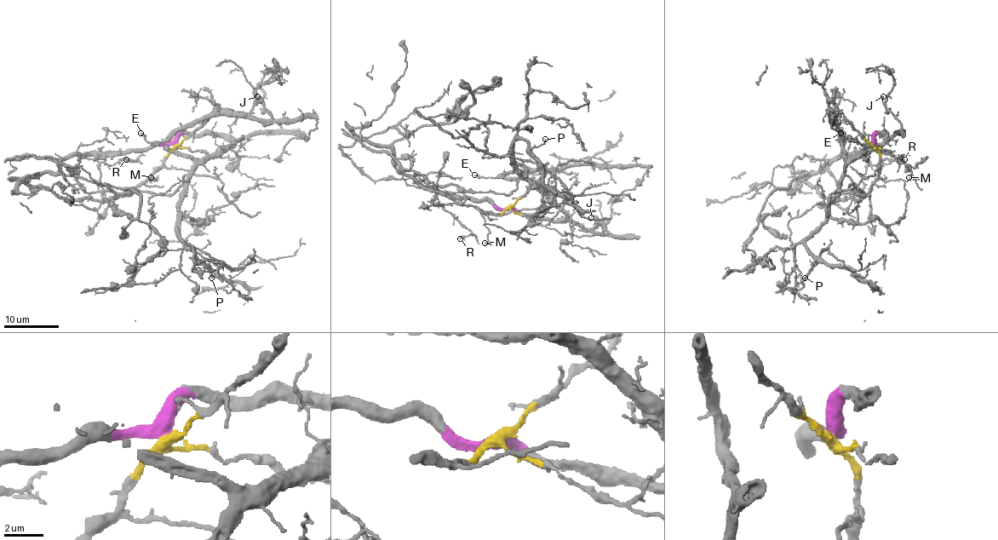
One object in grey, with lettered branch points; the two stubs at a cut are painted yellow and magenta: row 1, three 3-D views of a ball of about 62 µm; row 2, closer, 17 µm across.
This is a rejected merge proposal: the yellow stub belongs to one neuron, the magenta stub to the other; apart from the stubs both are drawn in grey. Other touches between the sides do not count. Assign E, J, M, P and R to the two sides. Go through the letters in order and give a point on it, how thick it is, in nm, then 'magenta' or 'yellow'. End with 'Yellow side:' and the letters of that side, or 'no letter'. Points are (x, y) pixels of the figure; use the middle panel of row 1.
E: (474, 175) | 240 nm | magenta
J: (591, 217) | 120 nm | magenta
M: (484, 243) | 80 nm | yellow
P: (545, 139) | 130 nm | magenta
R: (460, 238) | 120 nm | yellow
Yellow side: M, R

